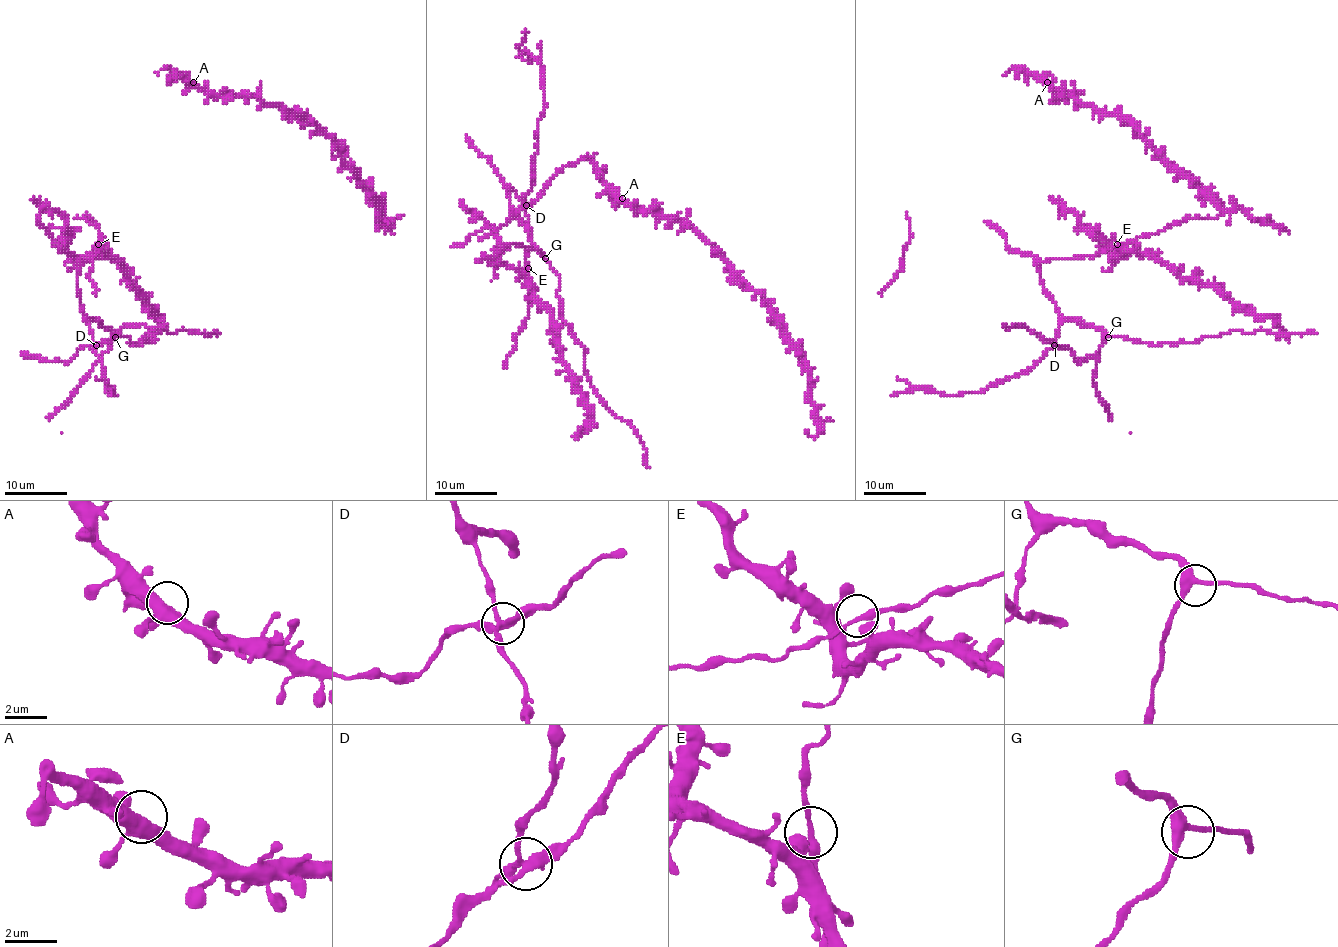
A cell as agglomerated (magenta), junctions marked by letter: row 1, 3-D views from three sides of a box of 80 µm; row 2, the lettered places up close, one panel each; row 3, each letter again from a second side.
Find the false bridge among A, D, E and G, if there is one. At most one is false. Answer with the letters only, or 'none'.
D

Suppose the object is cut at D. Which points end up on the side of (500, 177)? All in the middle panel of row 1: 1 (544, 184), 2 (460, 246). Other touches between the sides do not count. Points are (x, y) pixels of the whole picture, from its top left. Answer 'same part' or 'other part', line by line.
1: other part
2: other part

